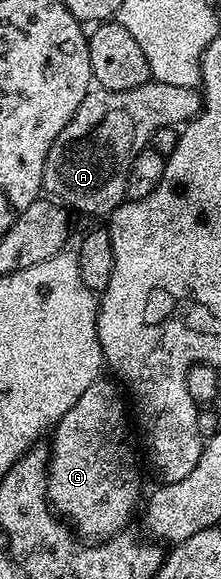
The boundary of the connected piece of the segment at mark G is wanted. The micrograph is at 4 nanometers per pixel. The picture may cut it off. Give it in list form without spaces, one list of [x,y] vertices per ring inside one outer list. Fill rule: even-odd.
[[[107,378],[96,379],[58,420],[51,432],[48,456],[49,504],[57,516],[71,524],[77,536],[88,541],[119,536],[140,499],[140,467],[128,440],[130,411],[121,388]]]

